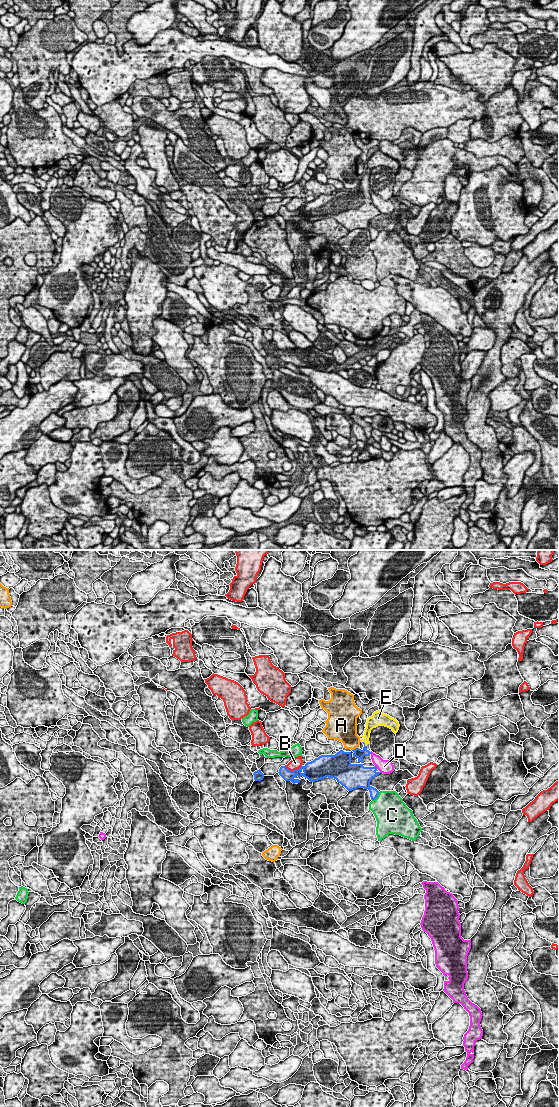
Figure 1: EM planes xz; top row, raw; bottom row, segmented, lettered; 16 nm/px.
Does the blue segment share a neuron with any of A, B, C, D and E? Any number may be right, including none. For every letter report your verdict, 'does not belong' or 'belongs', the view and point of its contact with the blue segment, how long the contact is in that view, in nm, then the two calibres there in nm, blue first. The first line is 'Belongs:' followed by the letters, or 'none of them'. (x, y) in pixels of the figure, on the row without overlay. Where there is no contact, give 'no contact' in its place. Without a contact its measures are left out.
Belongs: E
A: does not belong | xz (354, 189) | 110 nm | 160/300 nm
B: does not belong | xz (294, 210) | 280 nm | 200/180 nm
C: does not belong | xz (376, 237) | 190 nm | 140/500 nm
D: does not belong | xz (376, 207) | 70 nm | 280/220 nm
E: belongs | xz (364, 184) | 120 nm | 160/100 nm

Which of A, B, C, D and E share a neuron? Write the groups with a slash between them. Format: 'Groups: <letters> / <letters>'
Groups: A / B / C / D / E

